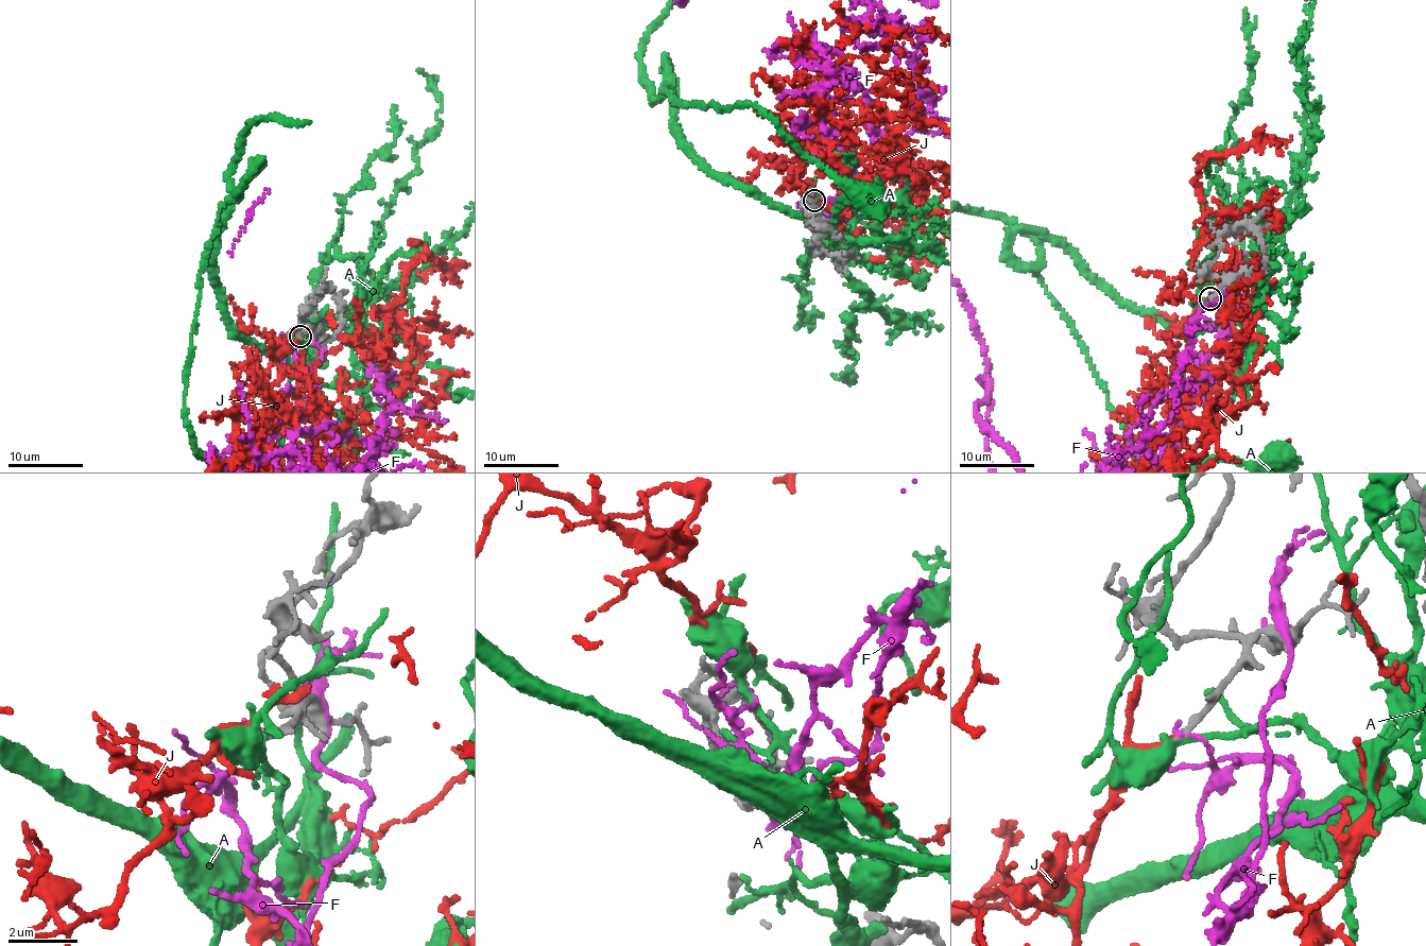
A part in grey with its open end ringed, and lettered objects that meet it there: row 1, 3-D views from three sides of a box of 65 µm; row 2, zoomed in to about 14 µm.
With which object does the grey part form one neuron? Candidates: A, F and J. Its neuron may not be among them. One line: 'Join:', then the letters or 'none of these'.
Join: J

